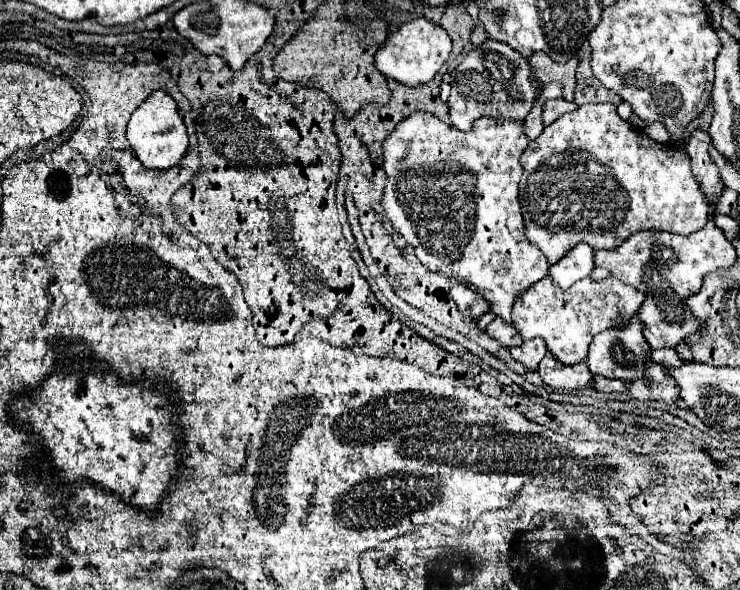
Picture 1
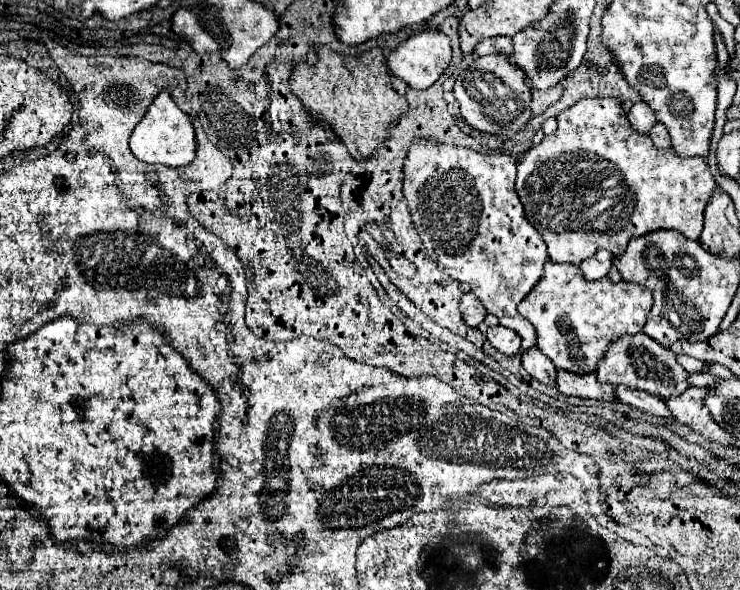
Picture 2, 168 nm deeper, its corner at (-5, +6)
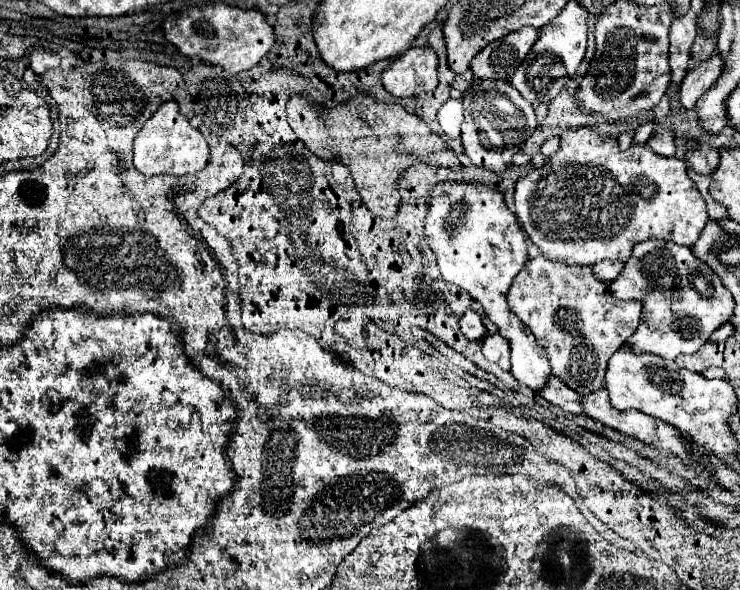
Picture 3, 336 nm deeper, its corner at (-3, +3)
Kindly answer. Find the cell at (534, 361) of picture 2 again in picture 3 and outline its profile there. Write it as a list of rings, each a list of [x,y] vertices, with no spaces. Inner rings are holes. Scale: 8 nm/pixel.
[[[552,376],[552,378],[548,380],[548,384],[544,386],[542,396],[544,396],[550,404],[562,408],[564,412],[570,412],[570,414],[574,414],[574,416],[586,416],[586,412],[584,412],[584,408],[582,408],[582,396],[580,396],[578,392],[574,392],[572,388],[568,388],[568,386],[566,386],[560,378],[556,378],[556,376]]]

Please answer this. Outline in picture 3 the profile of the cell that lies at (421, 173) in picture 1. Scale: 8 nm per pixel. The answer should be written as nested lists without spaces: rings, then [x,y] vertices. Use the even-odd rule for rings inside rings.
[[[436,184],[426,216],[426,242],[438,258],[442,278],[458,284],[476,302],[480,302],[486,316],[498,326],[500,336],[510,342],[512,376],[520,384],[540,392],[552,376],[552,368],[548,368],[548,356],[532,336],[530,328],[508,310],[506,302],[508,288],[514,276],[526,264],[528,252],[526,232],[520,228],[516,216],[508,210],[504,196],[482,184]]]

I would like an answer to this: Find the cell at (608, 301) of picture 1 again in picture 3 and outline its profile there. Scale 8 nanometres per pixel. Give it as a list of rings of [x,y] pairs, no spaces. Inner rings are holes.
[[[544,256],[528,260],[520,274],[514,278],[508,290],[508,306],[510,310],[532,330],[536,342],[544,346],[548,352],[548,360],[552,372],[572,390],[582,396],[588,396],[600,388],[604,388],[604,374],[610,356],[636,332],[640,322],[642,304],[634,300],[616,300],[602,280],[596,280],[592,274],[592,266],[568,266],[550,262]]]

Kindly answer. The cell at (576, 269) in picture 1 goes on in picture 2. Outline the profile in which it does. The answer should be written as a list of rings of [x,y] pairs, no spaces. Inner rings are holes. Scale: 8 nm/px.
[[[598,249],[598,253],[594,253],[594,257],[588,257],[586,261],[582,261],[582,265],[578,265],[578,269],[582,269],[582,275],[586,277],[586,281],[596,281],[608,275],[612,267],[612,253],[606,249]]]

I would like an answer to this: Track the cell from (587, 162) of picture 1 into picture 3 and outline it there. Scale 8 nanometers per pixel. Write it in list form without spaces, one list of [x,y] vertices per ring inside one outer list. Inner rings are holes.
[[[578,128],[578,130],[566,130],[562,140],[560,140],[560,150],[556,152],[556,156],[552,156],[548,160],[548,164],[540,170],[530,170],[526,176],[522,176],[518,182],[516,182],[516,190],[514,190],[514,206],[516,206],[516,218],[518,222],[522,224],[524,232],[528,234],[528,238],[542,250],[542,254],[552,260],[552,262],[562,262],[562,264],[574,264],[574,266],[592,266],[596,262],[602,262],[602,260],[620,260],[620,262],[626,262],[632,254],[632,248],[638,244],[638,242],[644,242],[644,240],[670,240],[670,242],[676,242],[676,244],[682,244],[682,246],[688,246],[692,248],[694,242],[698,240],[702,228],[706,226],[708,222],[708,214],[706,214],[706,202],[702,200],[696,184],[688,178],[686,174],[686,164],[678,158],[662,158],[658,156],[656,152],[652,152],[650,146],[630,146],[626,152],[618,150],[618,140],[614,138],[600,138],[594,130],[590,128]]]

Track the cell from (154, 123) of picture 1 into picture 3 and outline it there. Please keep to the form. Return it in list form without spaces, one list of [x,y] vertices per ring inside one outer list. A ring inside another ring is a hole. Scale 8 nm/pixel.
[[[164,102],[154,116],[144,124],[134,140],[134,168],[144,176],[158,176],[158,174],[196,174],[206,168],[208,164],[208,142],[206,138],[194,130],[188,118],[180,112],[176,102]]]

